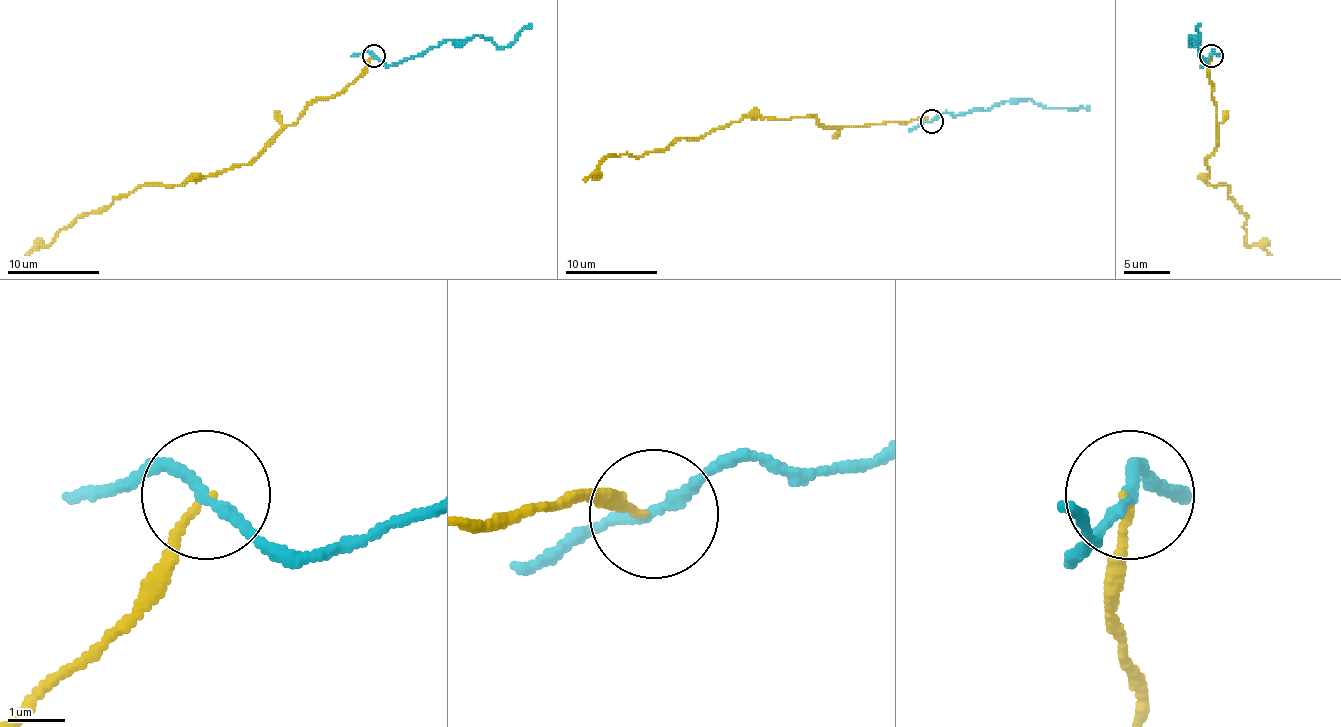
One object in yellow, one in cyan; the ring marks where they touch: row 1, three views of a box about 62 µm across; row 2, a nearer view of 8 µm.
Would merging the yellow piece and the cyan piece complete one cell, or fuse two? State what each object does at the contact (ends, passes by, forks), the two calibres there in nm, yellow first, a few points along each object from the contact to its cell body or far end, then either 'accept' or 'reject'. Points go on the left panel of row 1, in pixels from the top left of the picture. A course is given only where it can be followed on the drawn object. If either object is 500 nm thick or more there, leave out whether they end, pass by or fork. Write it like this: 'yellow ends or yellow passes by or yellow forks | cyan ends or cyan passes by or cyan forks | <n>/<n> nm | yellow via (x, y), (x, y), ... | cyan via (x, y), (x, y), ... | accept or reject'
yellow ends | cyan passes by | 130/200 nm | yellow via (374, 56), (344, 90), (314, 100), (247, 164), (120, 194), (25, 254) | cyan via (374, 56), (385, 65), (392, 65), (443, 42), (482, 35), (499, 46), (508, 46), (531, 23) | reject

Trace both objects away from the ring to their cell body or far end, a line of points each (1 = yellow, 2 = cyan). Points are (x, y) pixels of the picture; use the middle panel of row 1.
1: (932, 119), (823, 126), (814, 117), (742, 117), (698, 138), (678, 138), (661, 152), (608, 156), (583, 179)
2: (932, 122), (943, 112), (964, 115), (1017, 98), (1057, 108), (1089, 108)

